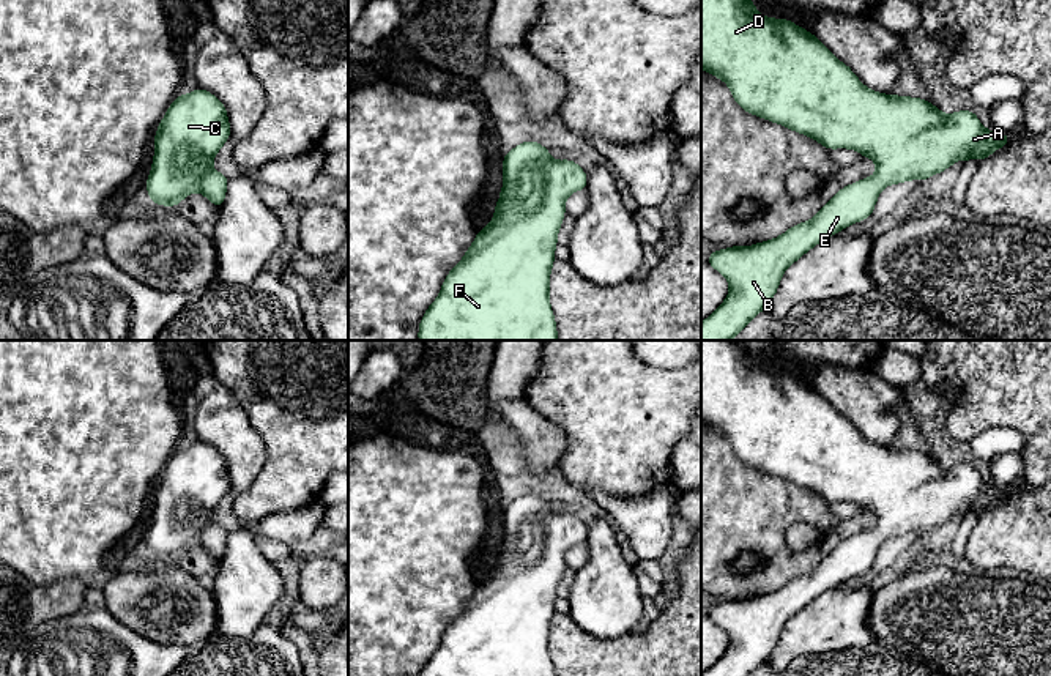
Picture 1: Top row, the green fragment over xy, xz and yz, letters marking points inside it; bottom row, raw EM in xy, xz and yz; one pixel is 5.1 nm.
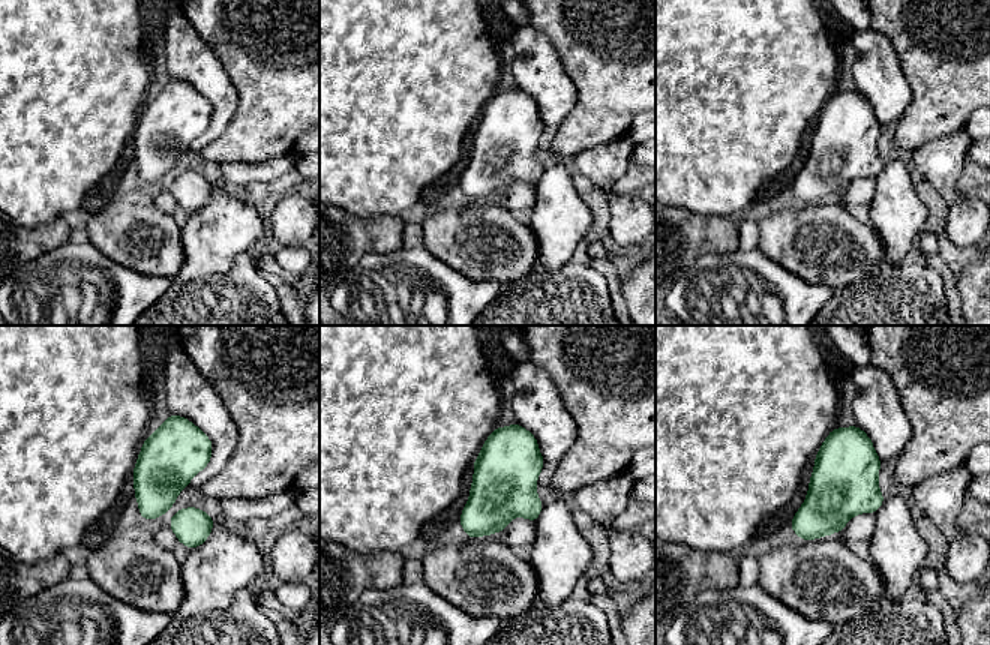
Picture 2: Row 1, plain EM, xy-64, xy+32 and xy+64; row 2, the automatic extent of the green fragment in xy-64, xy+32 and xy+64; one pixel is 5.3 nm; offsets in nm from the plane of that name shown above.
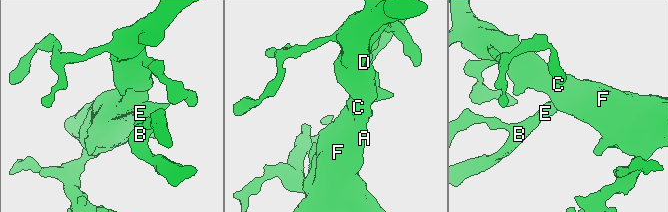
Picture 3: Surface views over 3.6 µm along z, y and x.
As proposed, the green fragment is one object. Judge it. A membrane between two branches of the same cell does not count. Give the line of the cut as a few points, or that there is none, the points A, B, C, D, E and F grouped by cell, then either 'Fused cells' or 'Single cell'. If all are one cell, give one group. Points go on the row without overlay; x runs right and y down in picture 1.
No split. Groups: A B C D E F. Single cell

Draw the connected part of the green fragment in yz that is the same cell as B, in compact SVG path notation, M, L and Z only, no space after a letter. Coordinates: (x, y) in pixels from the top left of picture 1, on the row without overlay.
M701 340L701 422L723 433L737 459L759 471L782 477L811 490L827 503L856 503L873 512L876 526L841 540L808 574L783 585L780 589L752 599L731 599L707 608L707 616L730 637L725 654L701 676L750 676L766 663L780 640L785 624L823 592L873 567L879 547L886 539L919 533L920 536L952 520L958 512L985 514L1005 500L1012 487L993 487L983 481L972 463L961 462L944 466L922 451L886 448L865 440L852 422L840 414L811 384L788 372L766 370L752 356L742 340Z

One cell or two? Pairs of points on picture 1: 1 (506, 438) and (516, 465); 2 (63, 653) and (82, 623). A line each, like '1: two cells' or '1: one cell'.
1: one cell
2: one cell

